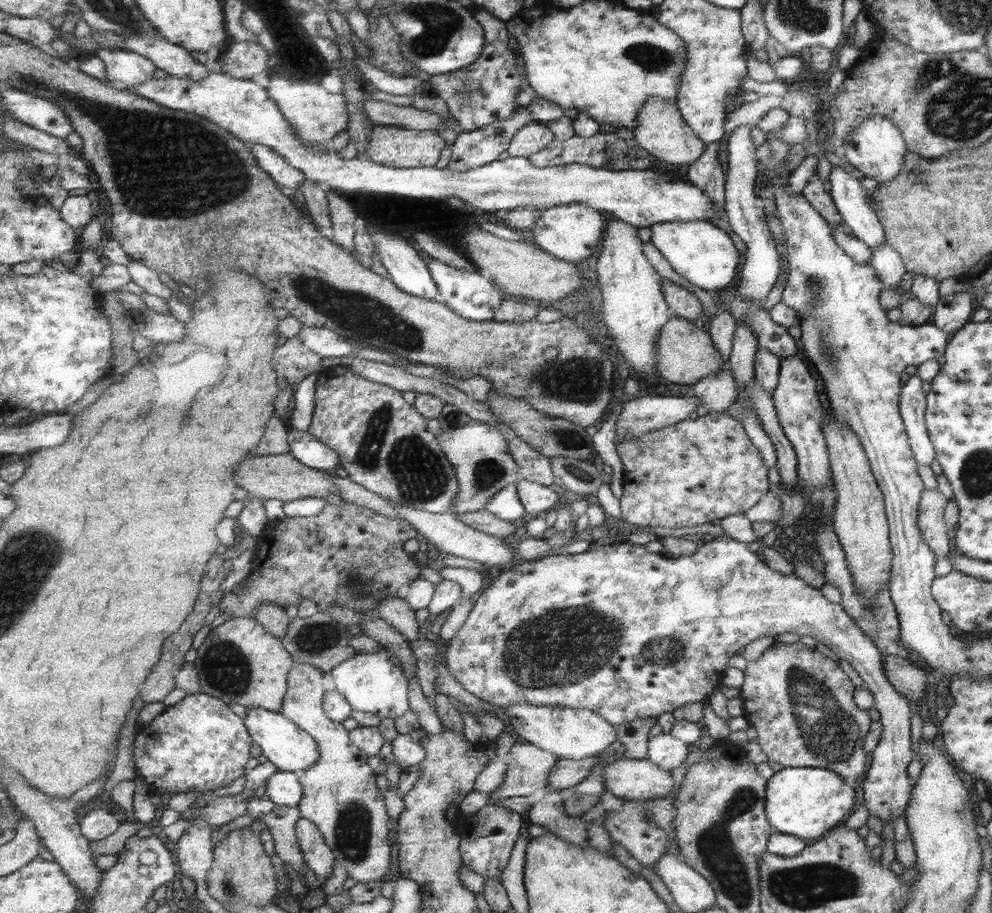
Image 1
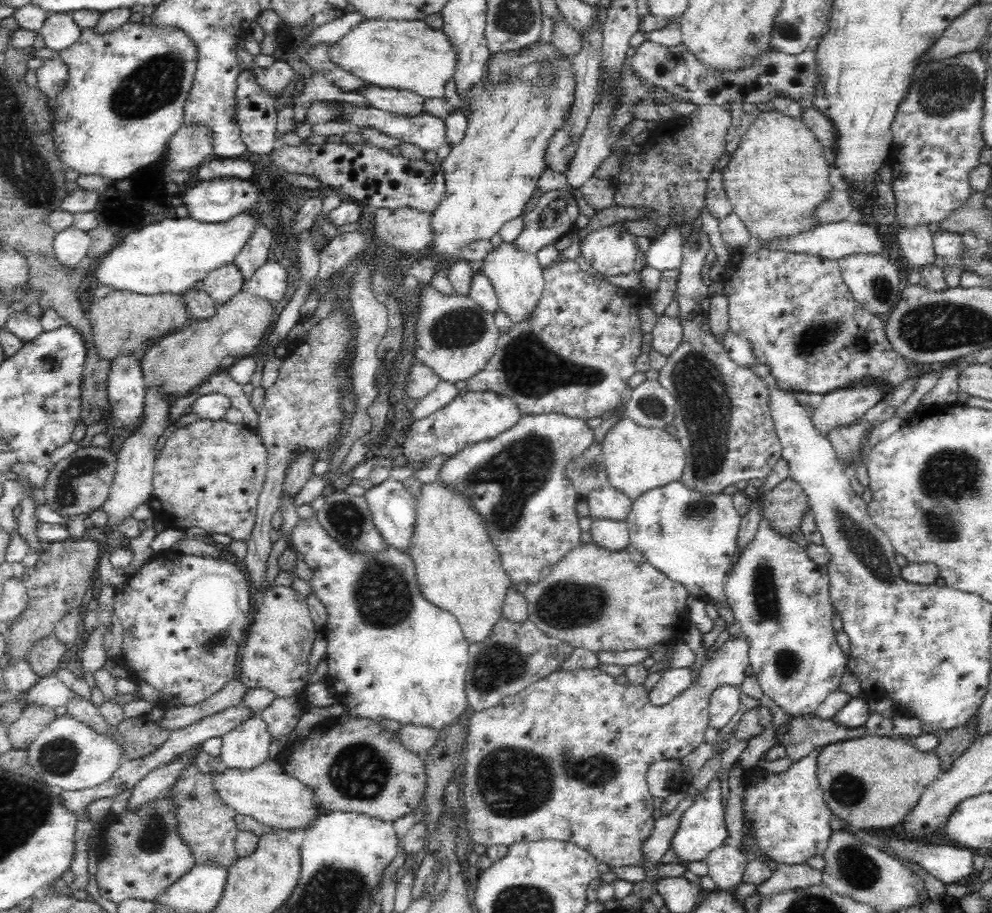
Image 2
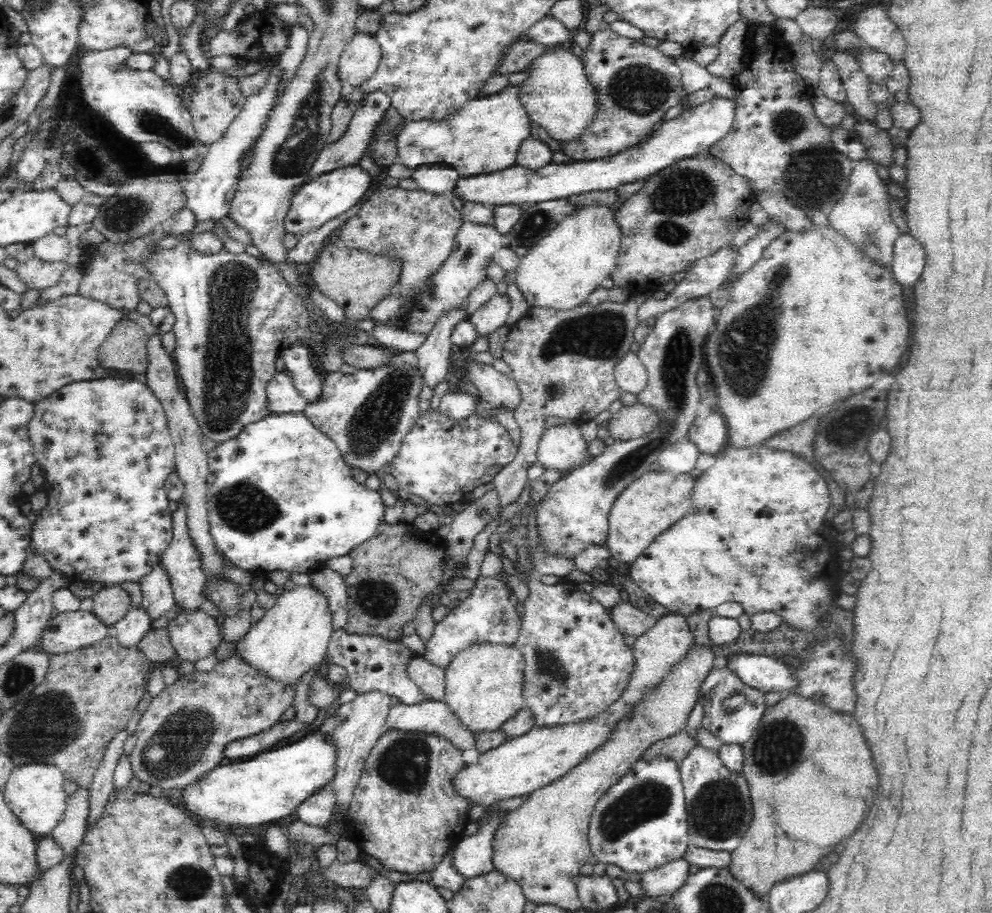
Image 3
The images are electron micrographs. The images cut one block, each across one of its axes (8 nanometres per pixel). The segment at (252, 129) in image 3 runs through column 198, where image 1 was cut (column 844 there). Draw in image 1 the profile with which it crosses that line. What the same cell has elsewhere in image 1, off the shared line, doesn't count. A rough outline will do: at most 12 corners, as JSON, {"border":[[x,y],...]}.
{"border":[[831,158],[829,194],[841,222],[871,250],[885,230],[867,192]]}

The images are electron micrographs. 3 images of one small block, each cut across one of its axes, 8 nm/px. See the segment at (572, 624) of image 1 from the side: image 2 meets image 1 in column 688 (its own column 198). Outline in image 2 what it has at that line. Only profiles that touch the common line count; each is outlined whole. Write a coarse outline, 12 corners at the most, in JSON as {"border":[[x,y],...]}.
{"border":[[154,554],[116,594],[166,710],[234,680],[254,620],[226,558]]}

